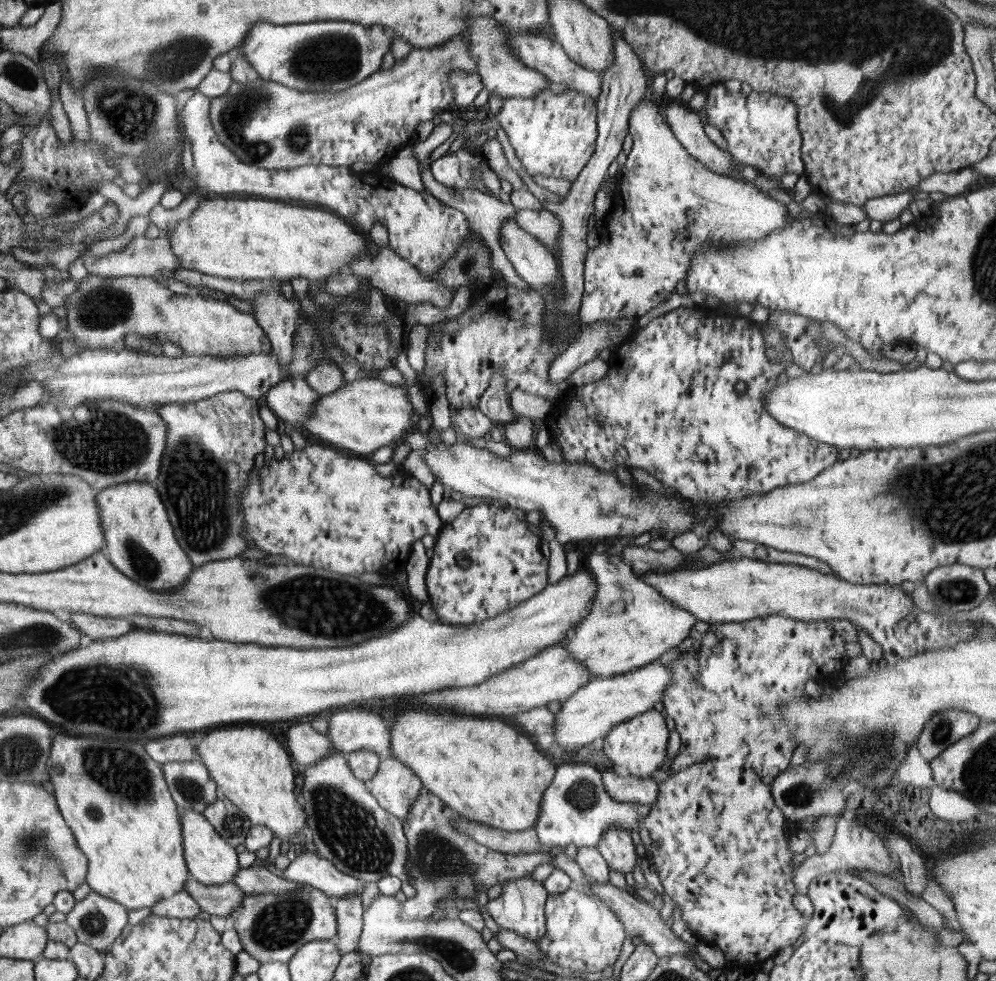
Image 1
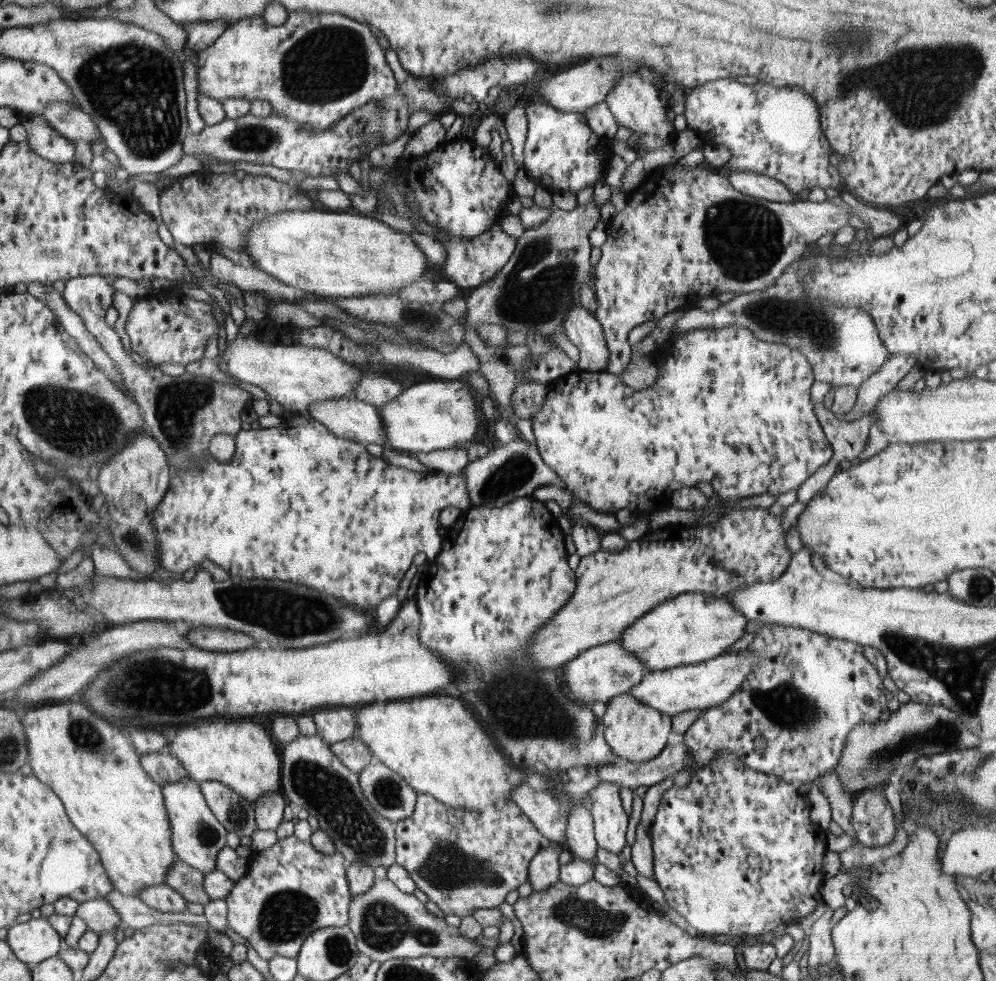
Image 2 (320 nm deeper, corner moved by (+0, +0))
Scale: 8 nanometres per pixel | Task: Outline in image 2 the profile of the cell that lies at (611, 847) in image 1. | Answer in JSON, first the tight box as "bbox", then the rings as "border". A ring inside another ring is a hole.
{"bbox":[588,780,629,855],"border":[[[600,780],[596,788],[593,788],[588,793],[592,800],[591,815],[593,816],[597,846],[616,855],[619,855],[627,845],[626,832],[629,824],[629,816],[624,811],[622,800],[620,799],[620,787],[621,785],[619,784]]]}

